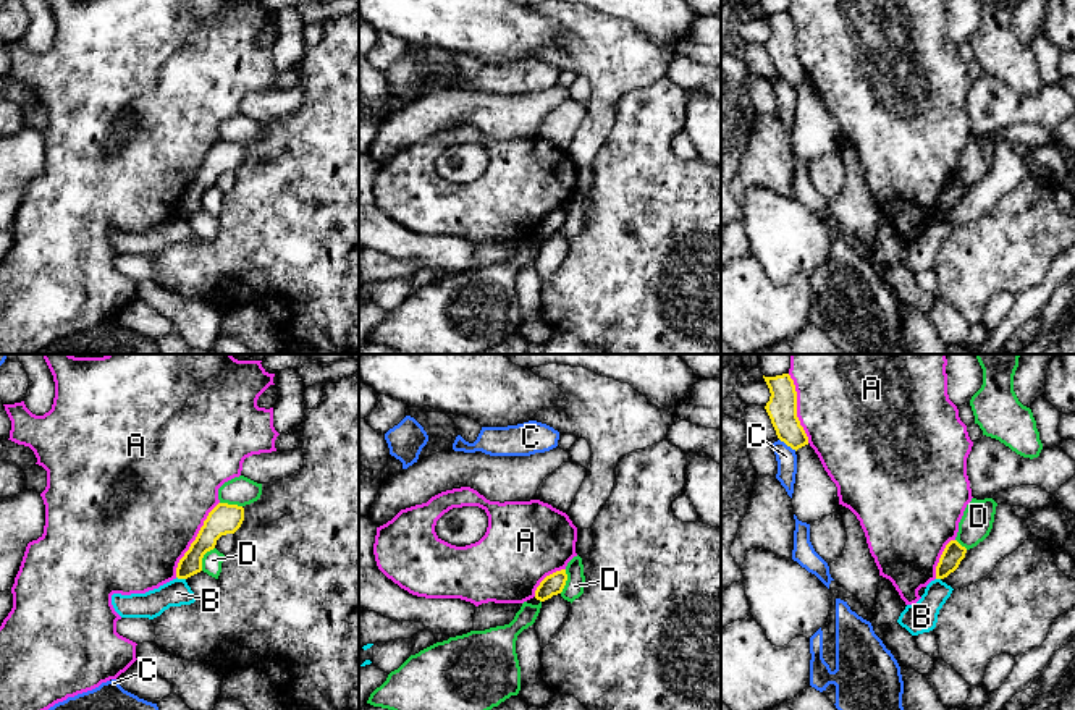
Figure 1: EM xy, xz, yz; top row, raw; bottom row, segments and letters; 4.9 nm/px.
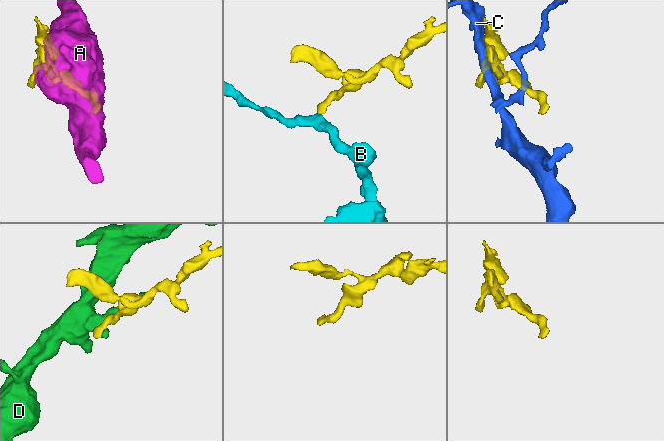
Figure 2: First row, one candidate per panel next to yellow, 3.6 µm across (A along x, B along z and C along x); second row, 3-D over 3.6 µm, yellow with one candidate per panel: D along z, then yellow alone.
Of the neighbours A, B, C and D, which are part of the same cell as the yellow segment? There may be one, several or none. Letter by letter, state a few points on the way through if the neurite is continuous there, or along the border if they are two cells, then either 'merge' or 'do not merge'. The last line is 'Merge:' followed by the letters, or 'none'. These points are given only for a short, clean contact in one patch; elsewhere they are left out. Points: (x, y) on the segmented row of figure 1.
A: do not merge
B: border along xy (177, 576), (185, 579); do not merge
C: do not merge
D: do not merge
Merge: none

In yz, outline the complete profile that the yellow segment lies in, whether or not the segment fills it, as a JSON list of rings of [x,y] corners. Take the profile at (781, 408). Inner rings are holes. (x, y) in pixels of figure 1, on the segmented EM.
[[[789,374],[765,377],[769,388],[769,401],[765,409],[771,419],[776,435],[792,450],[808,445],[808,437],[797,417],[797,391]]]

